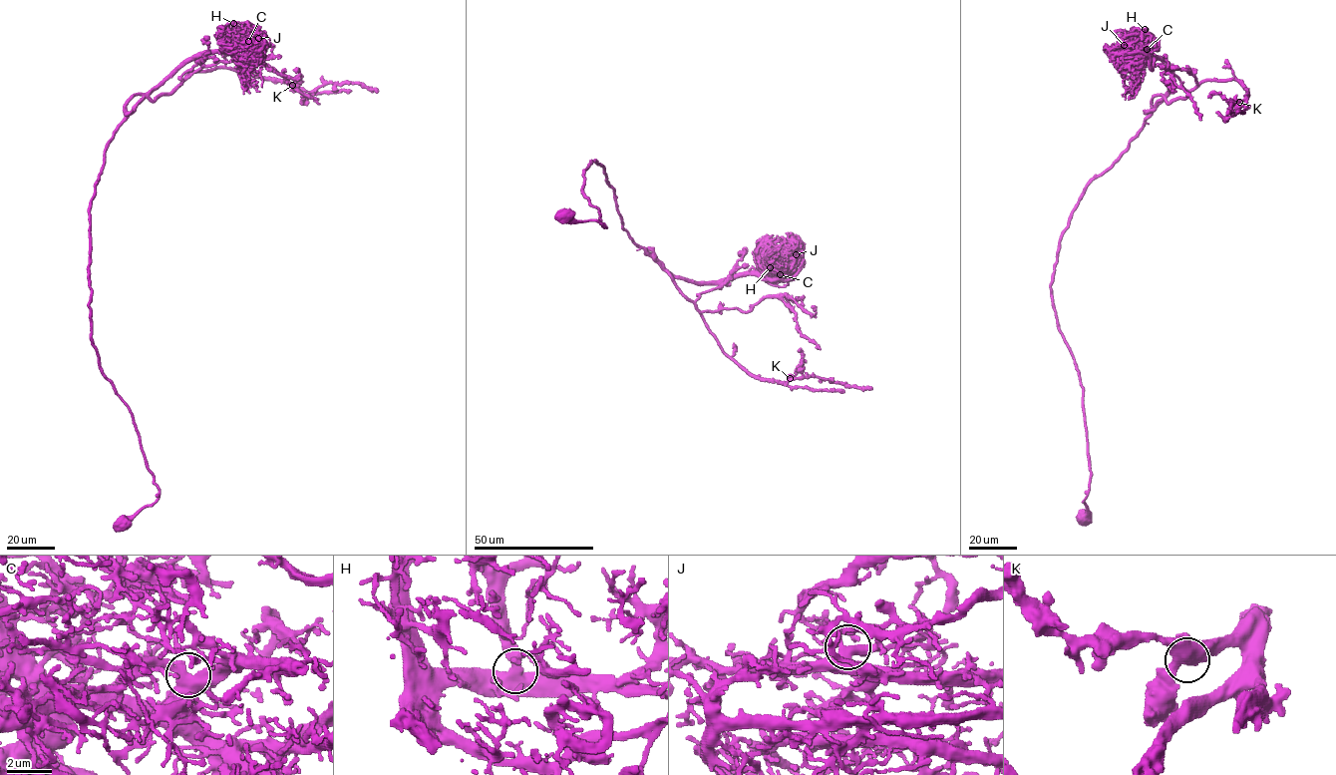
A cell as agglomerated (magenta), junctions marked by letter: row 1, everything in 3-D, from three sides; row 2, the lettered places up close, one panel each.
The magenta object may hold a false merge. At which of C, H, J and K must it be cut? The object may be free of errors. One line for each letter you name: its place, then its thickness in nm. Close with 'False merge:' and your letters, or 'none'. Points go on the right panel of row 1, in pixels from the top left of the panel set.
False merge: none

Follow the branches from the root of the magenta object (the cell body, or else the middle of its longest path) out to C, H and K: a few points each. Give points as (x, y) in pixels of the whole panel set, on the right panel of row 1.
C: (1085, 519), (1084, 391), (1051, 281), (1084, 189), (1168, 92), (1168, 67), (1147, 49)
H: (1085, 519), (1084, 391), (1051, 281), (1084, 189), (1168, 92), (1168, 67), (1151, 56), (1144, 29)
K: (1085, 519), (1084, 391), (1051, 287), (1061, 233), (1084, 189), (1163, 100), (1232, 79), (1247, 95), (1239, 102)

